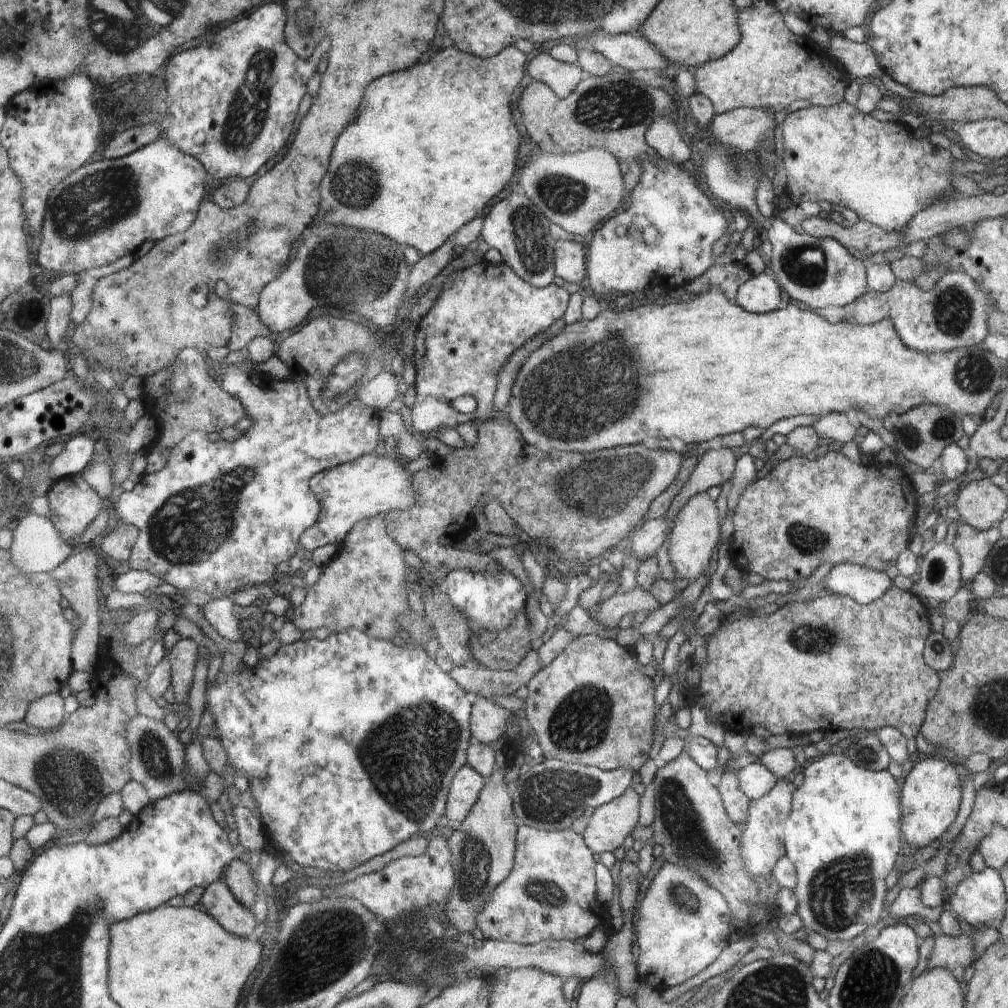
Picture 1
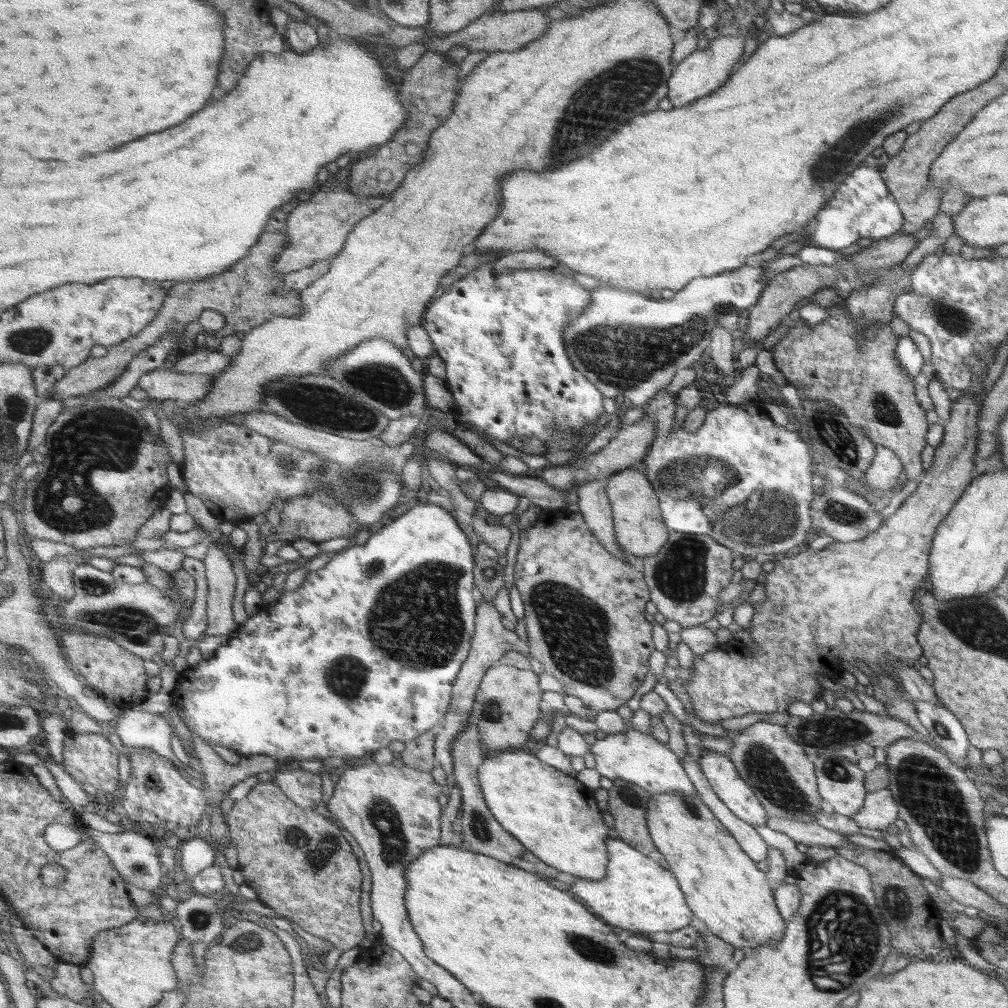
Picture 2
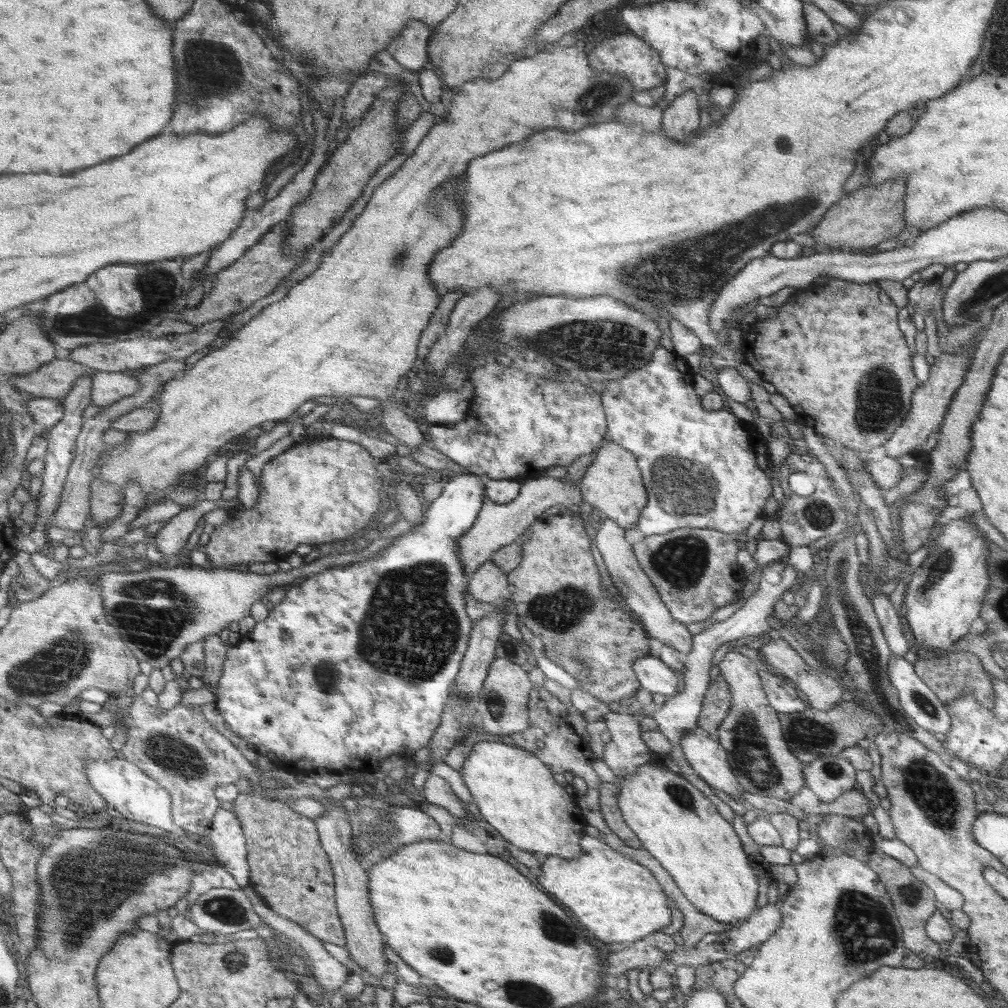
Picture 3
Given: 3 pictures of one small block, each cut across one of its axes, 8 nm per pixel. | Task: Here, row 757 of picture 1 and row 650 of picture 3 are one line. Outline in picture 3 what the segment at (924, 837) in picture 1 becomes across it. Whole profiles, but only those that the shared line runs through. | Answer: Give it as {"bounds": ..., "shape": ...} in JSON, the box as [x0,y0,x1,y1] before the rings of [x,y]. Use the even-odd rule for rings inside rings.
{"bounds":[903,519,990,654],"shape":[[[974,519],[945,522],[938,538],[930,544],[926,559],[913,573],[903,602],[906,604],[908,626],[926,650],[933,650],[937,654],[949,652],[954,643],[966,635],[972,620],[981,612],[980,606],[985,602],[990,586],[989,568],[986,567],[988,543],[985,537],[986,535],[975,527]]]}

